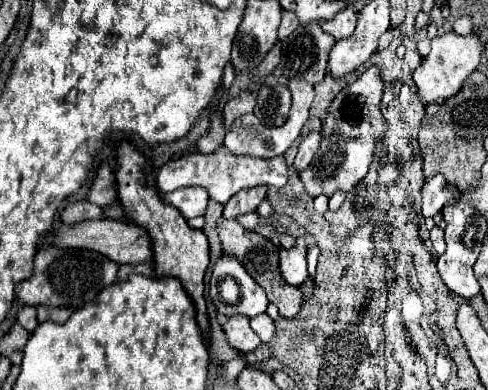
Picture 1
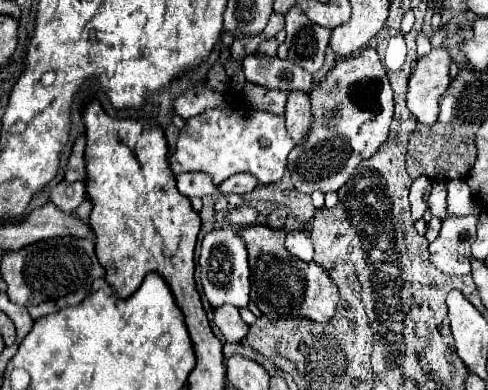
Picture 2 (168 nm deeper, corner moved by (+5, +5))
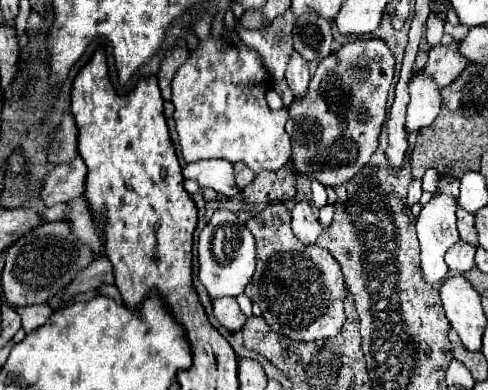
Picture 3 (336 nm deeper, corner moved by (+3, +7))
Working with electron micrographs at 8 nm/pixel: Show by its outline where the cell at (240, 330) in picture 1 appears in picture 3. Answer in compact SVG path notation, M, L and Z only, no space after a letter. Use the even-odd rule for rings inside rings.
M232 297L216 299L216 301L212 303L212 307L214 307L214 317L216 317L228 331L232 331L232 333L240 331L242 325L246 323L244 313L240 311L236 299L232 299Z

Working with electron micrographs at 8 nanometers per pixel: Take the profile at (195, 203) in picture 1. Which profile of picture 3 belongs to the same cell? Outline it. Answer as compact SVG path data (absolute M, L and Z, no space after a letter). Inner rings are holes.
M208 159L208 161L196 161L184 167L184 177L198 181L198 185L204 189L214 189L216 193L222 193L226 197L234 197L240 193L236 187L232 165L222 159Z

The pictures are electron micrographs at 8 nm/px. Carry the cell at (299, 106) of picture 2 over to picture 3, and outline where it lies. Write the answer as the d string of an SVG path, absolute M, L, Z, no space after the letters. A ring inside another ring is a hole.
M294 53L290 63L288 63L286 81L288 81L288 85L290 85L292 93L294 93L294 99L302 99L306 95L310 73L308 73L308 63L298 53Z

